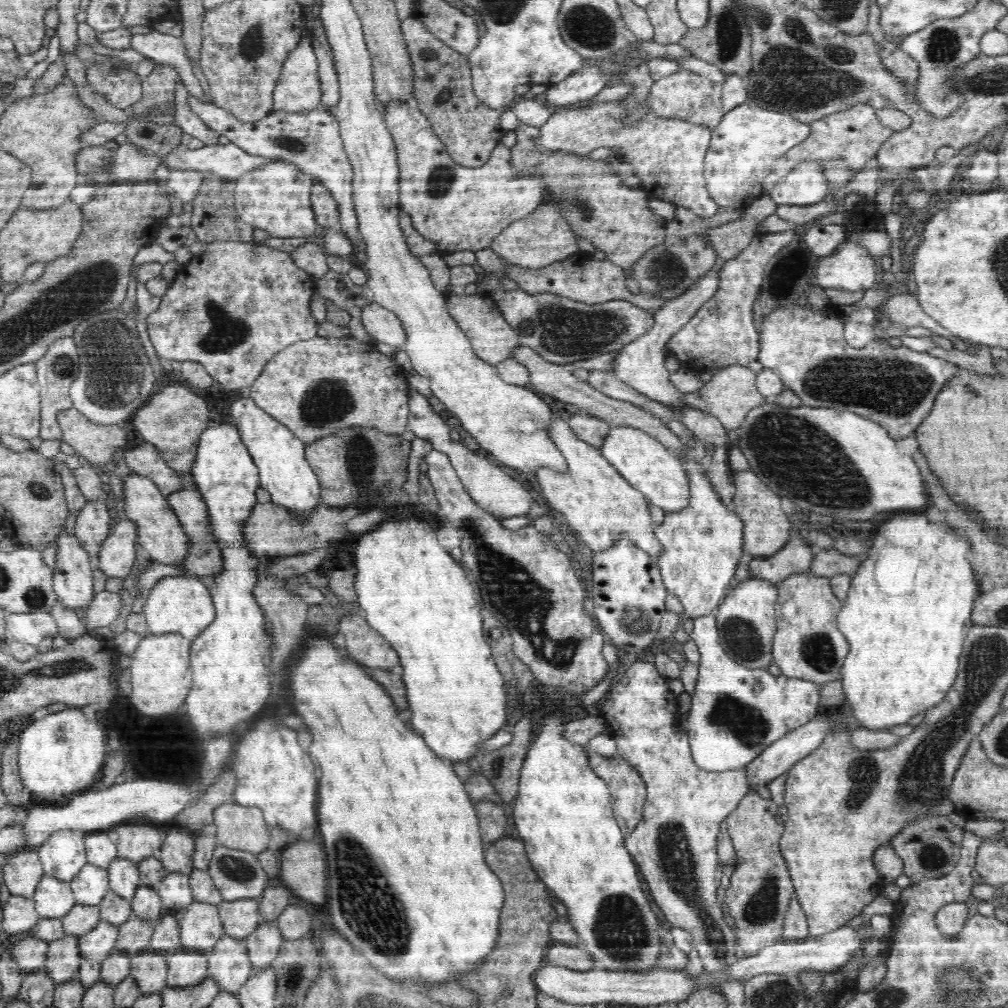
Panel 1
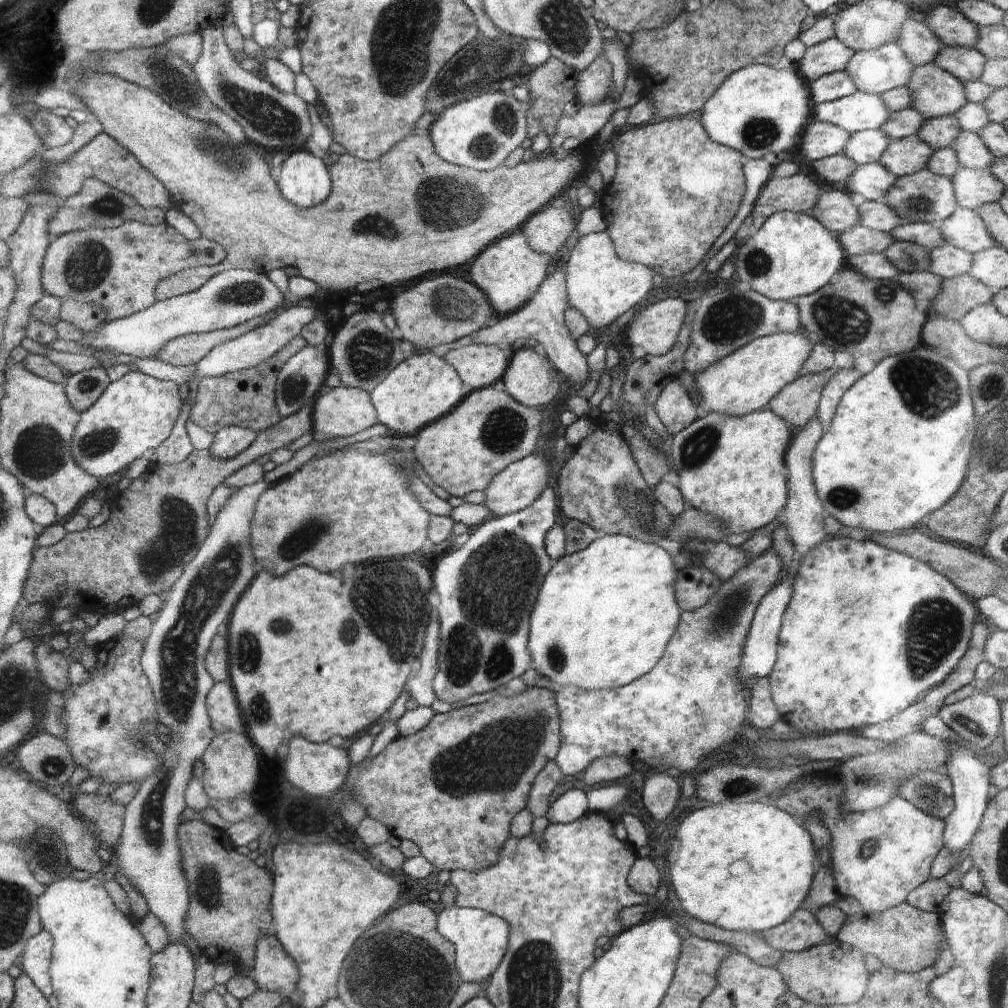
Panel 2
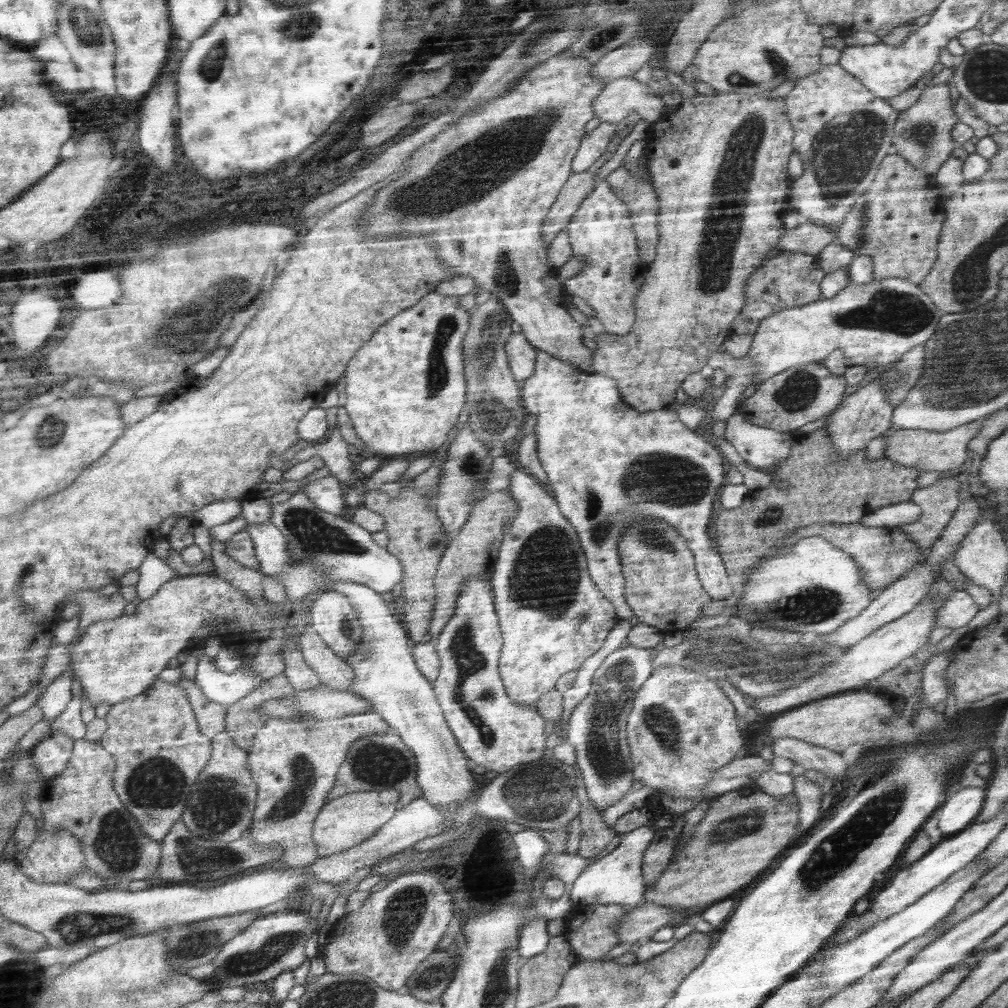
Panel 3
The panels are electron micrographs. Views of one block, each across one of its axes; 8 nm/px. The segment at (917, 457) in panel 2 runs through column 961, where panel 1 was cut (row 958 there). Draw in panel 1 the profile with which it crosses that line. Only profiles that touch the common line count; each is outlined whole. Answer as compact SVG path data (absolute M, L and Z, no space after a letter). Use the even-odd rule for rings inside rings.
M308 636L306 649L301 657L291 667L289 672L290 693L292 705L302 715L304 722L310 722L310 736L312 742L308 753L318 765L318 794L317 794L317 828L322 834L323 852L326 853L327 880L330 881L330 892L327 894L328 910L332 915L332 922L352 946L356 946L371 967L392 982L402 984L416 984L434 986L434 984L449 984L450 981L460 981L466 973L476 972L488 956L497 948L500 936L500 918L504 907L504 887L492 869L486 864L484 853L487 845L481 839L478 816L474 802L466 792L463 780L460 779L450 764L436 757L430 747L424 744L423 738L408 726L408 723L399 717L399 710L394 701L382 686L378 686L372 677L365 672L365 666L359 666L351 658L343 660L339 656L340 648L323 637Z

